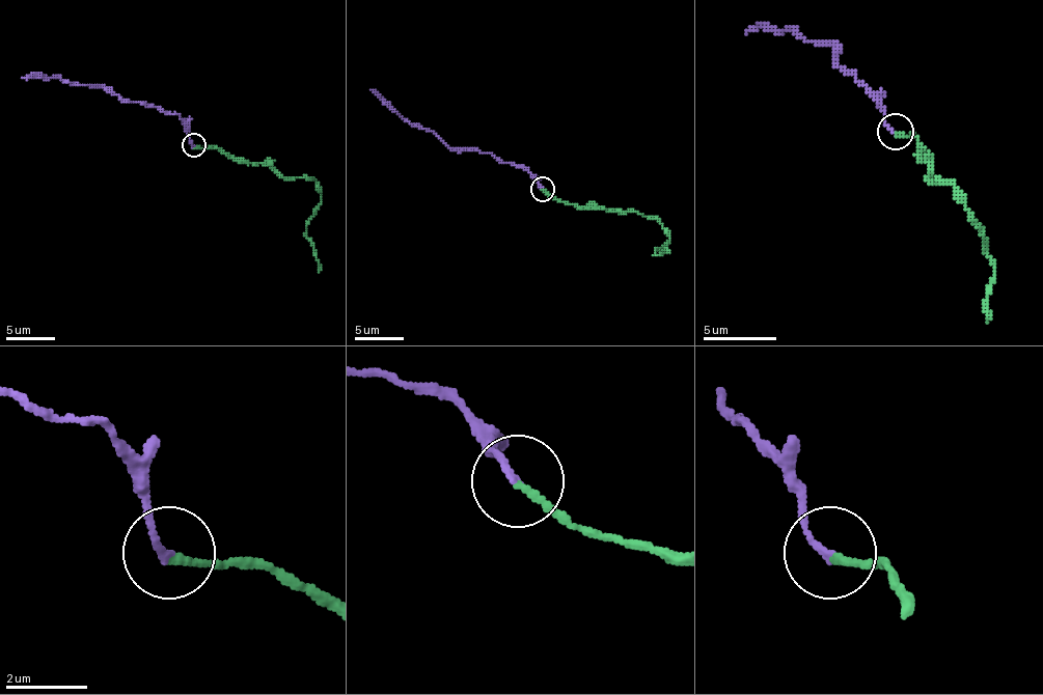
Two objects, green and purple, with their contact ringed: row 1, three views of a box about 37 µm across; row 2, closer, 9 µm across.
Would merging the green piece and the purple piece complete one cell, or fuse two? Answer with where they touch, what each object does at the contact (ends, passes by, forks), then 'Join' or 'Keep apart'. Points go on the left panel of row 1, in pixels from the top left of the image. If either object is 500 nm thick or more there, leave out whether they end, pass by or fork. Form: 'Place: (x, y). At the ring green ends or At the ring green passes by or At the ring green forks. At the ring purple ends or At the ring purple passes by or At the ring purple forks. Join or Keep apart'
Place: (194, 145). At the ring green ends. At the ring purple ends. Join

